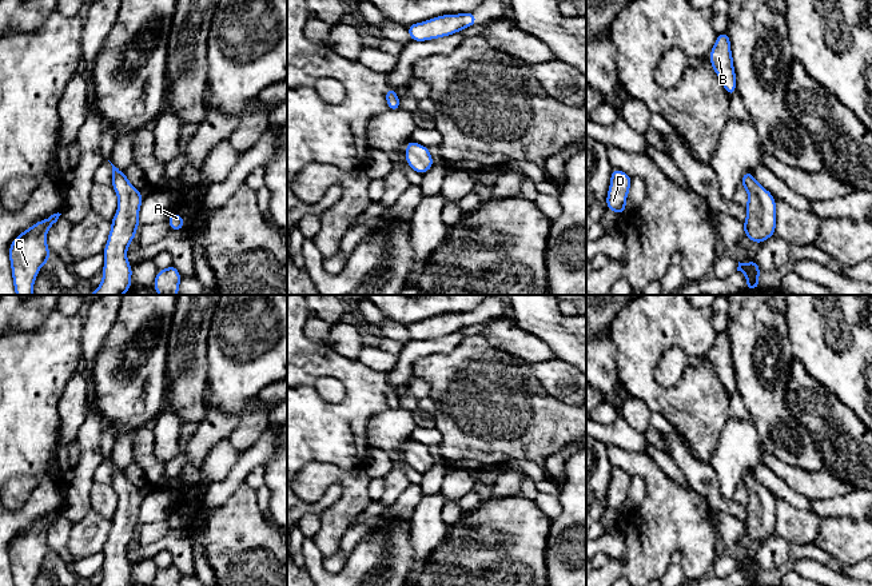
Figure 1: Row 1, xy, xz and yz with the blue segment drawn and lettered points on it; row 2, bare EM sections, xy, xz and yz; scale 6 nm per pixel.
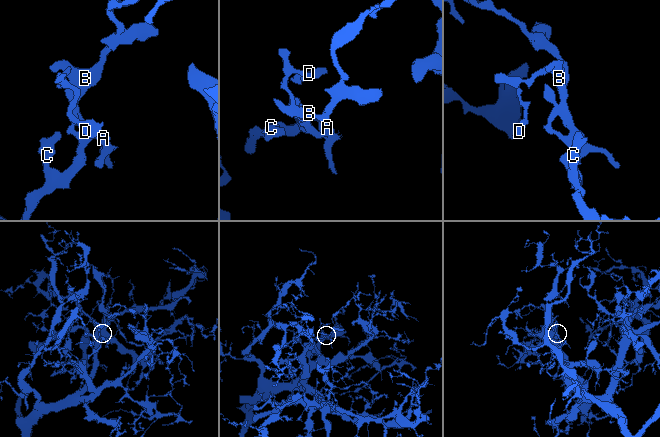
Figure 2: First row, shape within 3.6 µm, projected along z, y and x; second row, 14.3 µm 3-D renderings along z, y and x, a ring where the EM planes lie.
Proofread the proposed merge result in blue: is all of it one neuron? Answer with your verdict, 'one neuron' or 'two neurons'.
one neuron

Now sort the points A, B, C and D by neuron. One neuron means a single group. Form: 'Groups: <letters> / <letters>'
Groups: A B C D

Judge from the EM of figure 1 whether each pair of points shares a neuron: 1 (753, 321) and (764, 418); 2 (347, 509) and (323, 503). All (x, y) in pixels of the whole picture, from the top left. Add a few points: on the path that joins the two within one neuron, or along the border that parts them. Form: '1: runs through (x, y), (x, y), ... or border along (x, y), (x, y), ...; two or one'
1: runs through (752, 345), (749, 353), (751, 369), (763, 394); one
2: border along (339, 483), (339, 497), (321, 514); two

